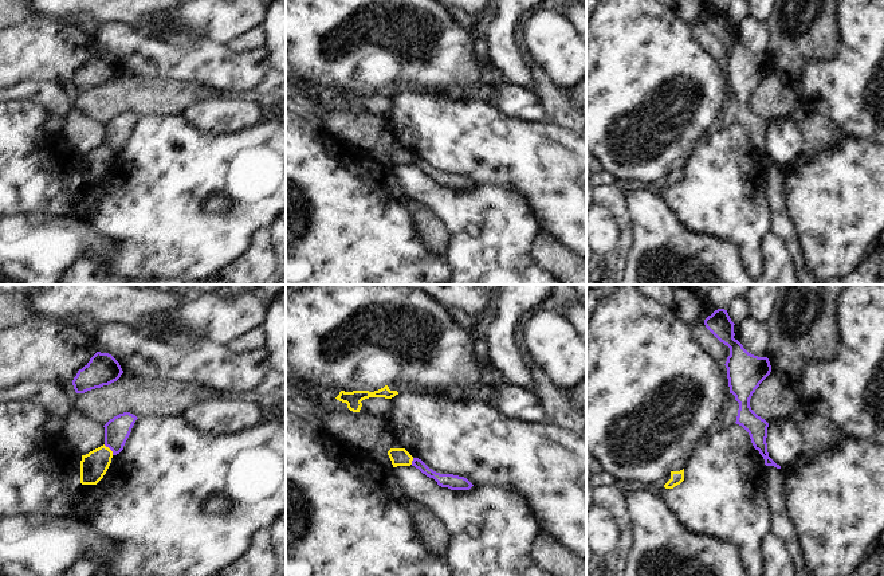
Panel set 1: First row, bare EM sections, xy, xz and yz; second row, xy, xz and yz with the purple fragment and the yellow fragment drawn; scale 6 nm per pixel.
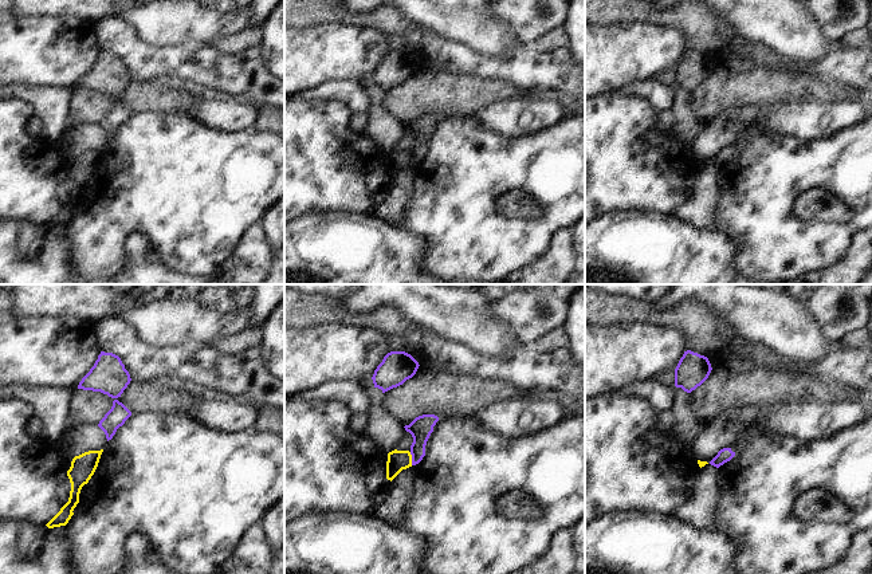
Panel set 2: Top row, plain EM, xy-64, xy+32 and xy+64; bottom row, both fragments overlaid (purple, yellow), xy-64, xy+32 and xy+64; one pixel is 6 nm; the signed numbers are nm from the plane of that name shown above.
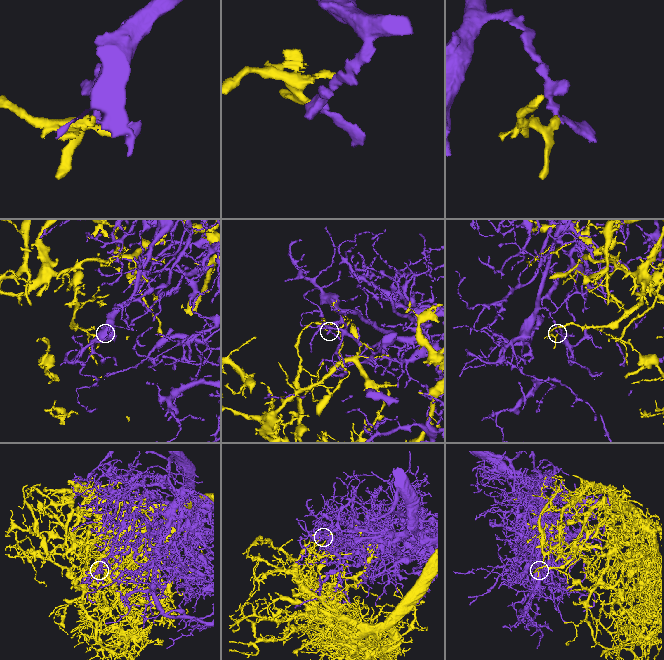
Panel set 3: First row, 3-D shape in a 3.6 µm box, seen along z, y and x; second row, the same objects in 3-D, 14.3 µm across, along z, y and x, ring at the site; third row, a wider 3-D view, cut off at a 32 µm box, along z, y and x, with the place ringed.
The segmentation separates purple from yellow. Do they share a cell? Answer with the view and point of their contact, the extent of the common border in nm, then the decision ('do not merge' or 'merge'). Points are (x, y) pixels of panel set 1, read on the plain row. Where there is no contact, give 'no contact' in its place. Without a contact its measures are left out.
contact xy (109, 147); length 90 nm; do not merge

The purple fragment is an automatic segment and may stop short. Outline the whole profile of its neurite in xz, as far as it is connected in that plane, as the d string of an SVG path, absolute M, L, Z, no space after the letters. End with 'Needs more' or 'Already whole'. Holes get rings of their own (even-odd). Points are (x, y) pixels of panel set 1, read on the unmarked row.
M413 157L412 165L419 168L423 173L433 177L439 185L448 187L451 189L469 189L474 184L464 176L453 173L440 173L429 168L421 158Z. Already whole

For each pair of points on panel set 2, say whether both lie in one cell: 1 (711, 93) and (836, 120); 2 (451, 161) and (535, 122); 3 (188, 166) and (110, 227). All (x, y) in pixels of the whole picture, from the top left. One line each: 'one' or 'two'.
1: two
2: two
3: one

